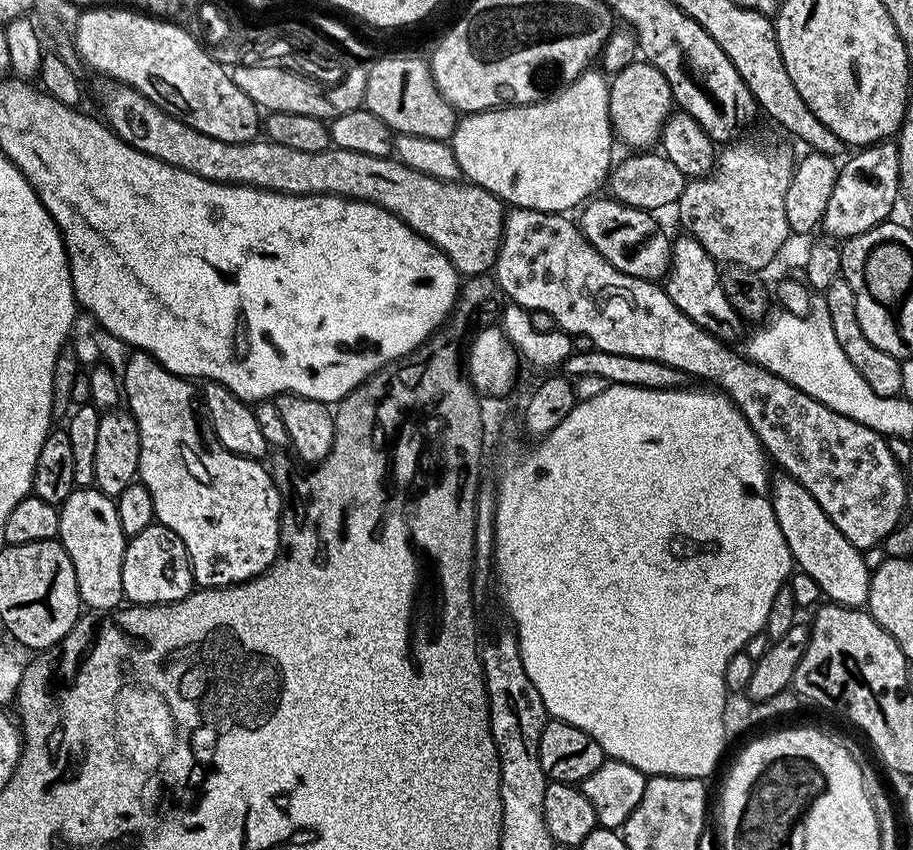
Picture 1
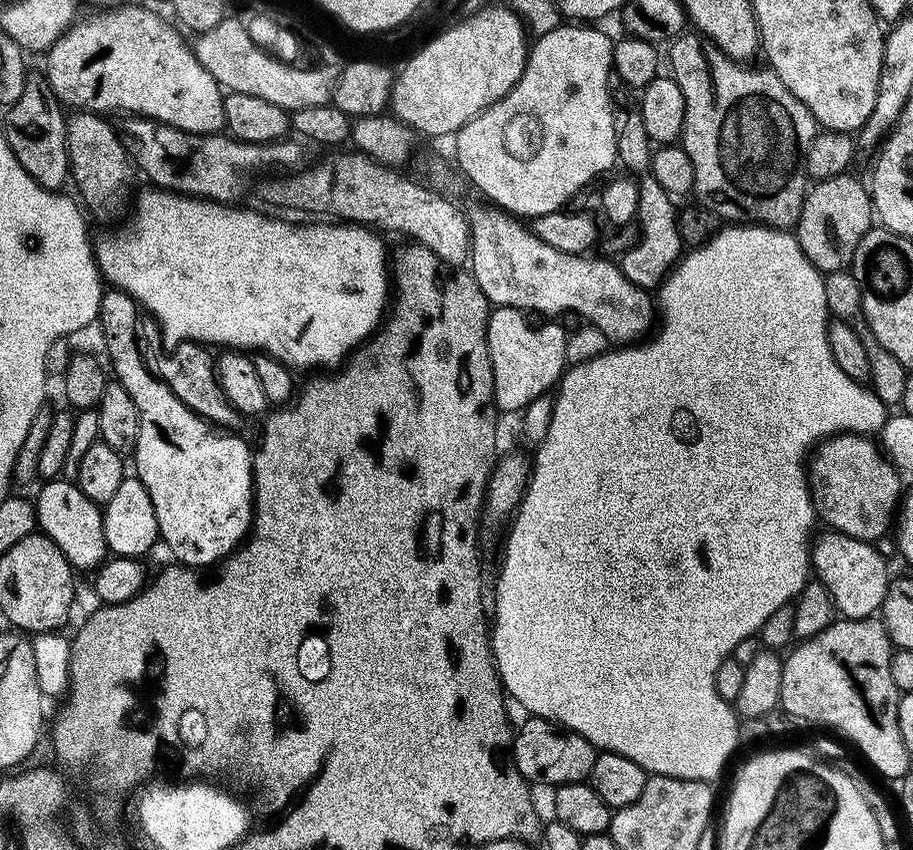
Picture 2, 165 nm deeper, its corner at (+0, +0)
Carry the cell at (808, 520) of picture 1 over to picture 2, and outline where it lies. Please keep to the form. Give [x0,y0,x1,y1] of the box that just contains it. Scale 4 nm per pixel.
[810,530,890,620]

